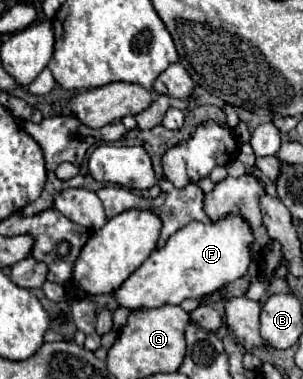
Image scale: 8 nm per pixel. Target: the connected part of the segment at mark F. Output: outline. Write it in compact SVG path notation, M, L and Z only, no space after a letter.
M228 213L222 219L210 221L208 225L202 221L190 221L186 227L182 227L180 231L176 231L164 247L156 249L116 291L116 301L122 307L128 309L152 309L152 307L160 307L160 305L180 305L184 299L188 297L204 297L210 295L214 291L218 291L220 287L234 283L236 279L242 279L244 275L248 275L248 267L250 261L254 257L254 235L250 229L250 223L240 215L240 213Z

